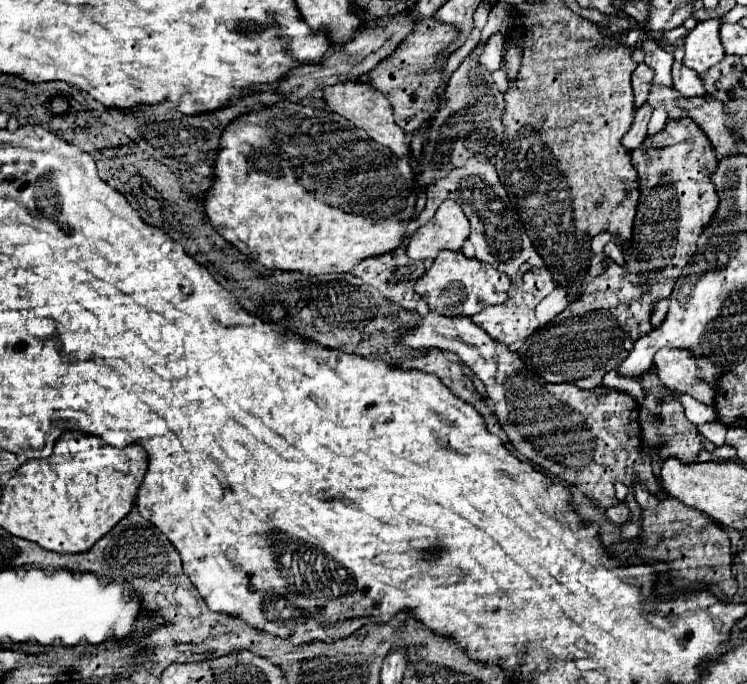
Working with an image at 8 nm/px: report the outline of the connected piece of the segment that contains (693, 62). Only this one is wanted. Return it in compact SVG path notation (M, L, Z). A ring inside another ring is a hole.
M706 19L700 21L694 31L688 33L684 43L686 67L694 69L696 73L704 73L722 61L726 53L718 31L720 31L720 19Z

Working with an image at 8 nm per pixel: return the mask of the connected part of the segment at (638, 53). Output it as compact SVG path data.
M634 49L632 57L638 61L636 71L632 73L632 89L634 89L634 93L636 93L636 107L642 107L642 105L646 103L648 89L650 89L650 83L652 83L652 79L654 79L654 71L650 71L648 65L644 63L642 49Z

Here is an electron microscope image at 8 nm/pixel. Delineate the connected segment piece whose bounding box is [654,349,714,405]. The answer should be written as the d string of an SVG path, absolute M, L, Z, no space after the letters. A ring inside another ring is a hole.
M660 349L654 357L660 381L678 393L688 393L700 403L714 405L714 389L698 375L698 365L690 349Z

